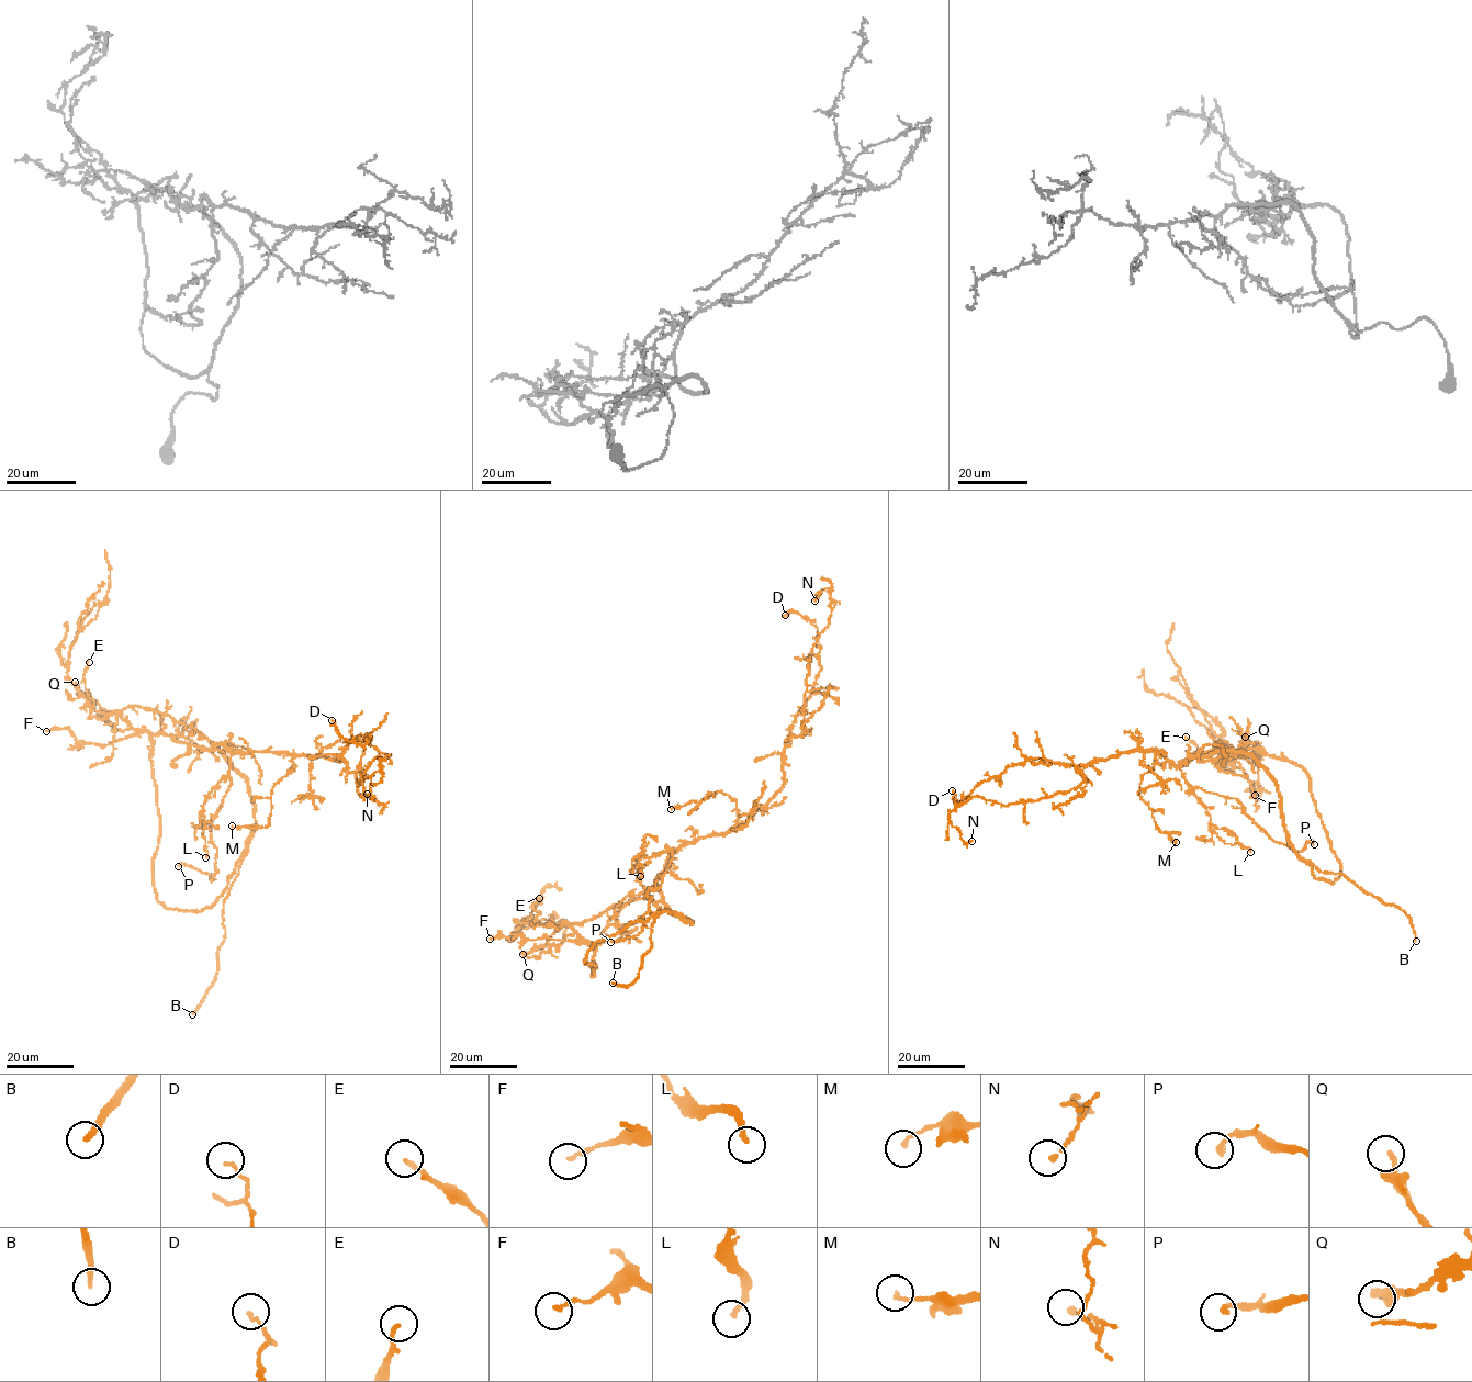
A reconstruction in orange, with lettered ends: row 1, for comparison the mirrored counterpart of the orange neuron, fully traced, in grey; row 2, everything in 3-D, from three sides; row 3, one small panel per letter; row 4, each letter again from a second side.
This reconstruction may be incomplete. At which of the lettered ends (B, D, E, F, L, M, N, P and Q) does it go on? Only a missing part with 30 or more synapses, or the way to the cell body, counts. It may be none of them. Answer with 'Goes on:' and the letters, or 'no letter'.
Goes on: B

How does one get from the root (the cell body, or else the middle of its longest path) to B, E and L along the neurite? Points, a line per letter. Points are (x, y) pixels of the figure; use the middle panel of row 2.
B: (678, 847), (658, 888), (664, 906), (692, 923), (681, 912), (658, 914), (638, 978), (613, 982)
E: (678, 847), (659, 877), (658, 902), (640, 898), (583, 922), (548, 924), (534, 922), (539, 898)
L: (678, 847), (648, 858), (638, 857), (642, 865), (640, 876)

